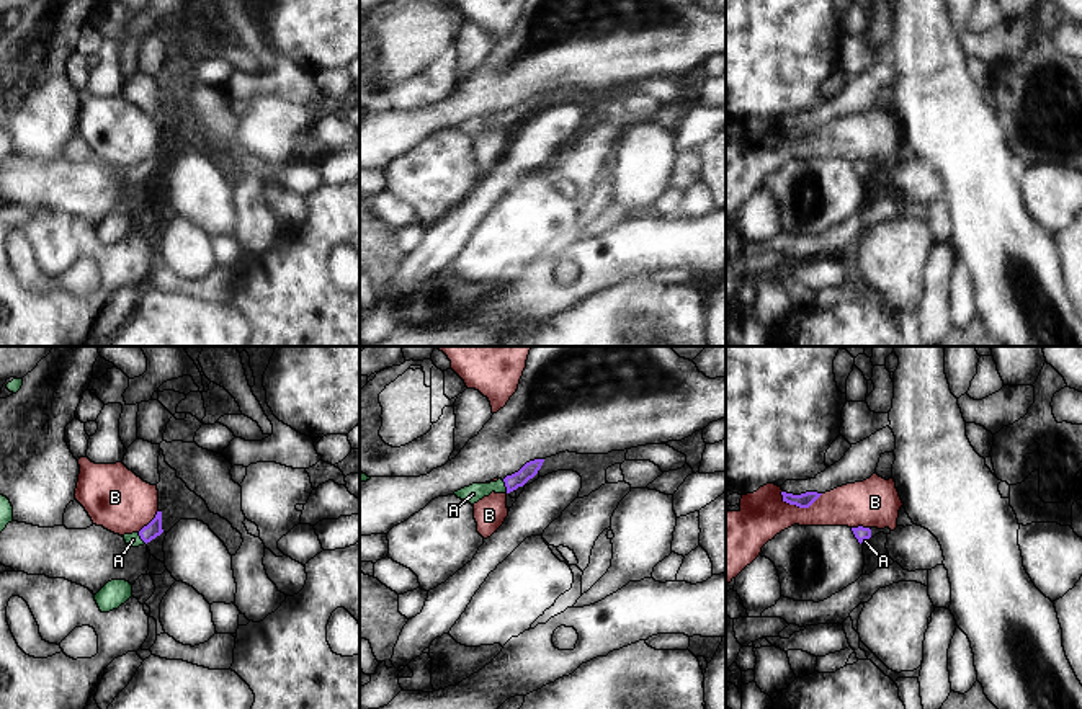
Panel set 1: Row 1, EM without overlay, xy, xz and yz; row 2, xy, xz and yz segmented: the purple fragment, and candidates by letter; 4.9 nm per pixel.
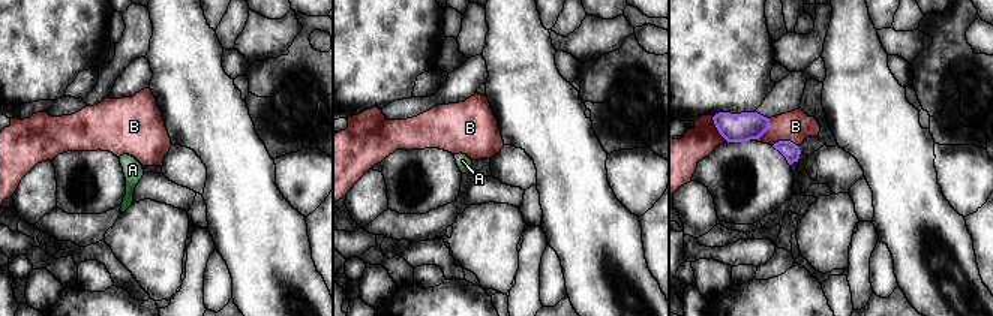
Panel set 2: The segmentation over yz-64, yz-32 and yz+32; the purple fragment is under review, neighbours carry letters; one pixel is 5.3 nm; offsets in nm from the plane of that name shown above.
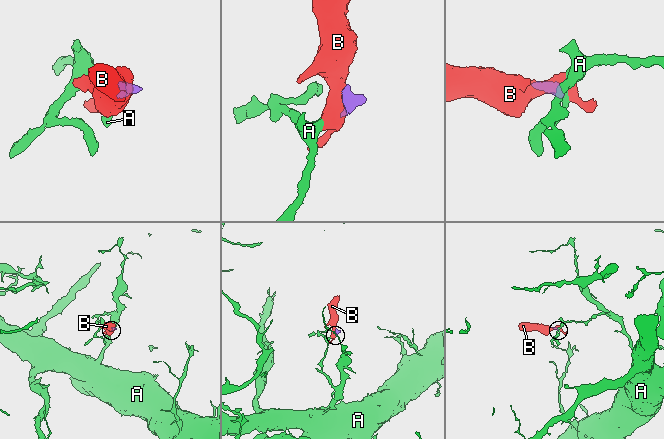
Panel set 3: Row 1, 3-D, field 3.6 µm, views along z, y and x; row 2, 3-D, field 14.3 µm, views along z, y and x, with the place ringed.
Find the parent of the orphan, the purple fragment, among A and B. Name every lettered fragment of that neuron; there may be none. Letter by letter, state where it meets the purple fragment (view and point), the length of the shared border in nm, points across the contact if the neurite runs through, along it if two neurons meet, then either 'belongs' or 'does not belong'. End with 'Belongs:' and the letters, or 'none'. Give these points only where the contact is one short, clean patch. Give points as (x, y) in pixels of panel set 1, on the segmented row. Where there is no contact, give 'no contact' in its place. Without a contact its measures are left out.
A: meets purple in xz at (505, 486); contact 70 nm long; runs through xz (530, 469), (505, 486), (473, 494); belongs
B: meets purple in yz at (800, 507); contact 220 nm long; does not belong
Belongs: A

